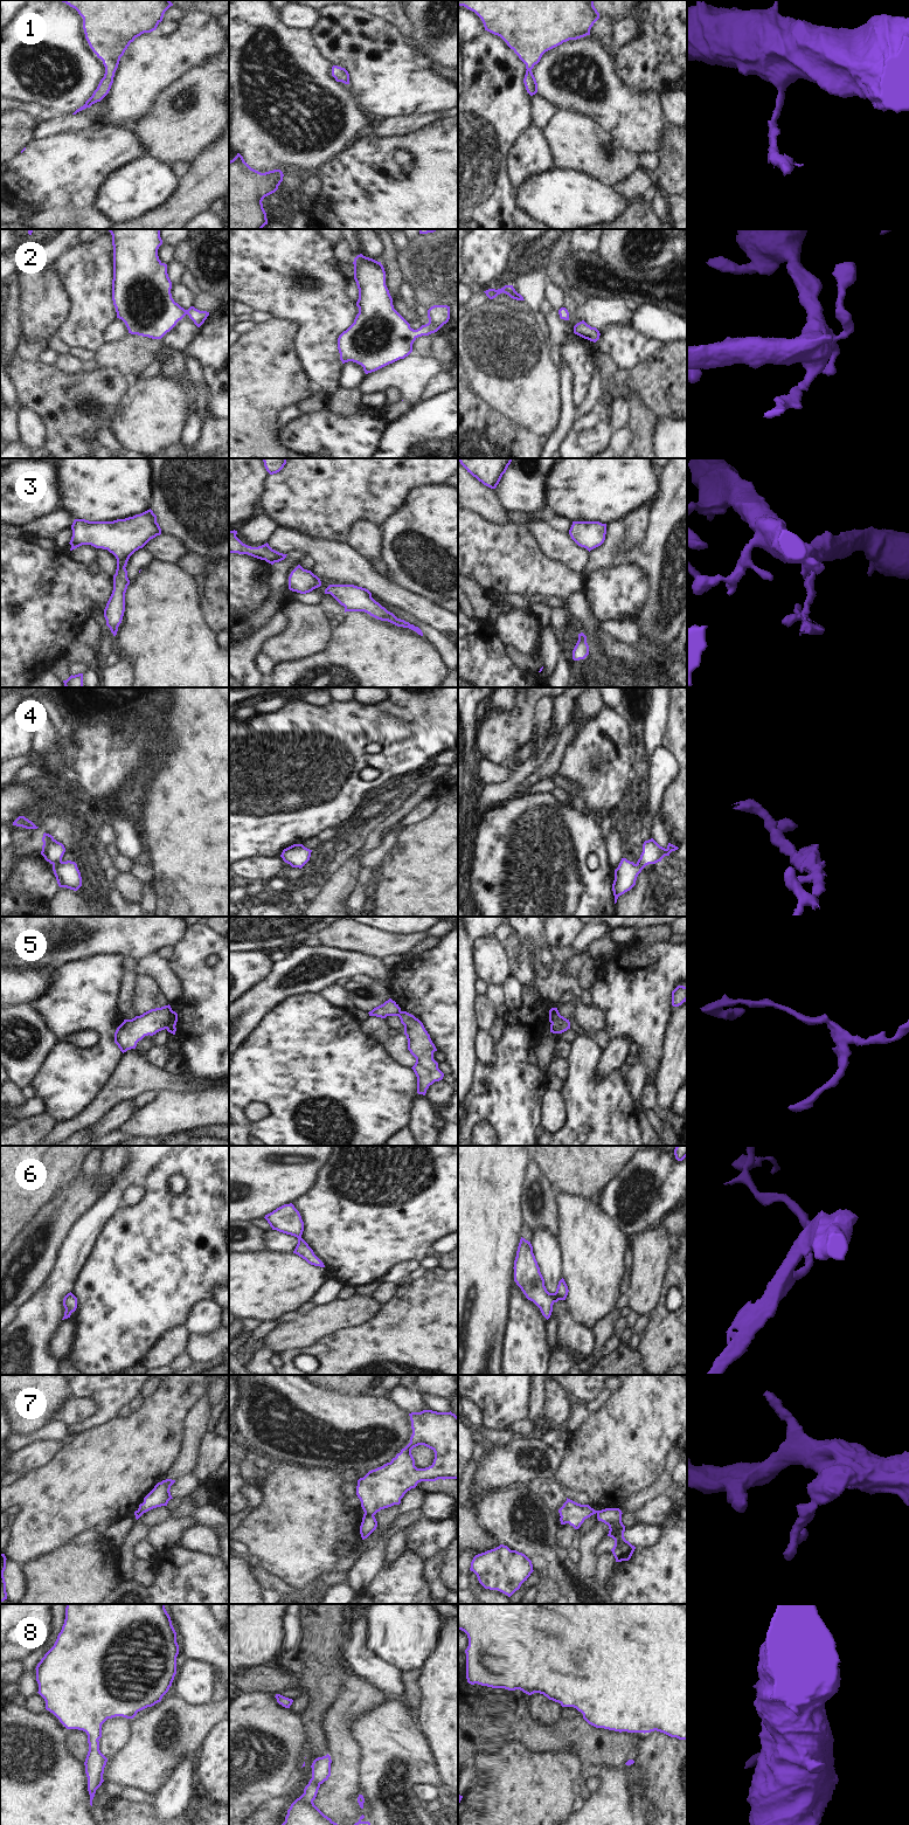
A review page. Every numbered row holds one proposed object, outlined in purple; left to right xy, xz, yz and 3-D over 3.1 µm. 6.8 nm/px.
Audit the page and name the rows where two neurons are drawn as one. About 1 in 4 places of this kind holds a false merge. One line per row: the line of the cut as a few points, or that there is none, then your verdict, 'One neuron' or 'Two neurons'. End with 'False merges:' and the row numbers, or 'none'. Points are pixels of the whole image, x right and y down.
1: No split. One neuron
2: No split. One neuron
3: No split. One neuron
4: No split. One neuron
5: Split along xy (172, 1010), (166, 1028). Two neurons
6: No split. One neuron
7: Split along xz (365, 1513), (373, 1516). Two neurons
8: No split. One neuron
False merges: 5, 7.

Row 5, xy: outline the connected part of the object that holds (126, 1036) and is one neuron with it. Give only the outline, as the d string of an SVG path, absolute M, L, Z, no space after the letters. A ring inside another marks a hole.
M168 1004L161 1008L151 1009L132 1019L124 1019L115 1032L115 1043L123 1053L127 1050L136 1049L137 1043L145 1036L153 1036L167 1029L171 1014L172 1008Z

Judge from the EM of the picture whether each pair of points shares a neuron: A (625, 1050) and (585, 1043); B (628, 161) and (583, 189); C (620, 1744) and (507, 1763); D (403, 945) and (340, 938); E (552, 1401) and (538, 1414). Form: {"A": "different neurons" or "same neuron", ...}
{"A": "different neurons", "B": "different neurons", "C": "different neurons", "D": "same neuron", "E": "different neurons"}

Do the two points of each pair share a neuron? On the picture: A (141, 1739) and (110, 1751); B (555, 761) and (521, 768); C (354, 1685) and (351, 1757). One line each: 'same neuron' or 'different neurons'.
A: different neurons
B: different neurons
C: same neuron

